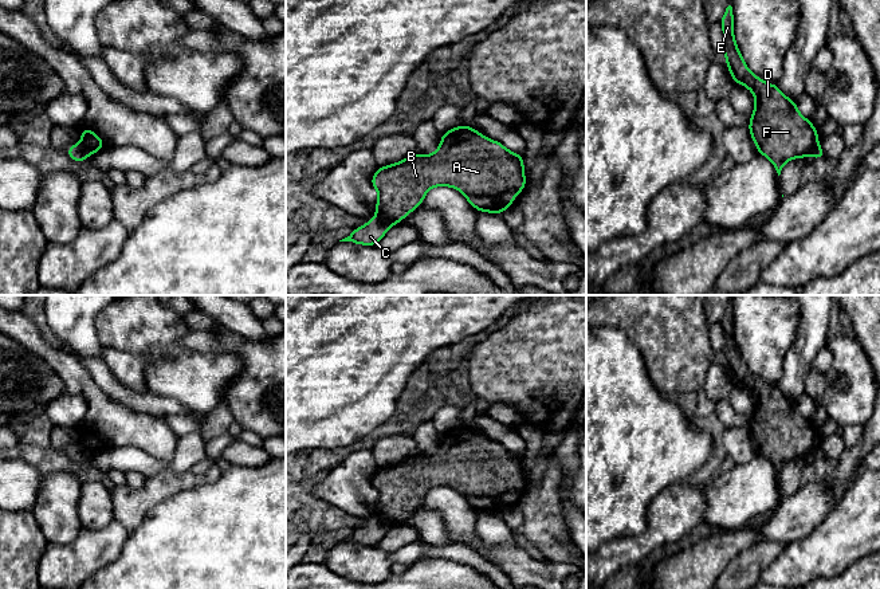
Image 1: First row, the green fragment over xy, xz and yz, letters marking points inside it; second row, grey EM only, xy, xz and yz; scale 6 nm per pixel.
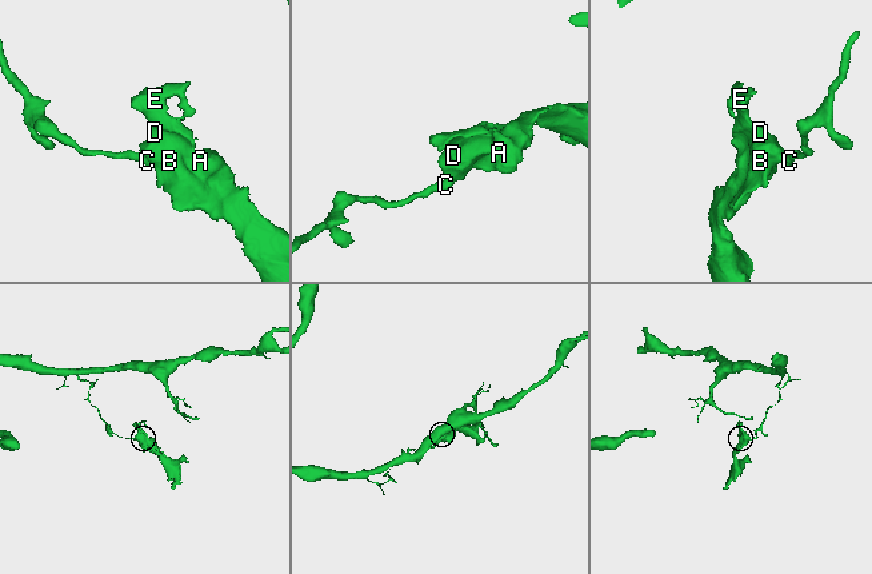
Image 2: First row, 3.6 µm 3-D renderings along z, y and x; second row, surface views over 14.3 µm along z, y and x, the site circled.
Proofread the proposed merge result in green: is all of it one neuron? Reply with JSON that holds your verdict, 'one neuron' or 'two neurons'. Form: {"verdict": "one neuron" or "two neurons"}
{"verdict": "two neurons"}

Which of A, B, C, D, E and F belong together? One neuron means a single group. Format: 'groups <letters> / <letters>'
groups A B D E F / C

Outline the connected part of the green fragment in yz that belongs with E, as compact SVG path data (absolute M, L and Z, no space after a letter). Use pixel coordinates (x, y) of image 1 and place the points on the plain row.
M732 307L720 319L724 333L722 350L735 384L751 390L755 397L749 431L758 453L766 456L778 476L787 460L808 458L818 445L818 436L810 420L804 419L797 404L786 398L777 385L769 385L747 369L734 339Z

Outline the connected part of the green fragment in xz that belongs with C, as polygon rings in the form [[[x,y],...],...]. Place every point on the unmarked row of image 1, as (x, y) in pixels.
[[[378,519],[369,521],[364,527],[353,530],[351,535],[339,541],[357,545],[377,546],[380,539],[390,529],[390,523]]]

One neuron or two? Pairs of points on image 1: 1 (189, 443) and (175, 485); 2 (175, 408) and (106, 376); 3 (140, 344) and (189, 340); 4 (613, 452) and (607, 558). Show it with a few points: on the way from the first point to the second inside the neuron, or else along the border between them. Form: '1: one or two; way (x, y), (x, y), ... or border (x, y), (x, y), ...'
1: two; border (188, 470), (183, 472), (160, 470), (148, 478)
2: one; way (157, 405), (136, 401), (121, 393)
3: two; border (183, 337), (183, 342), (196, 352), (213, 352)
4: two; border (639, 533), (608, 540), (600, 546)

